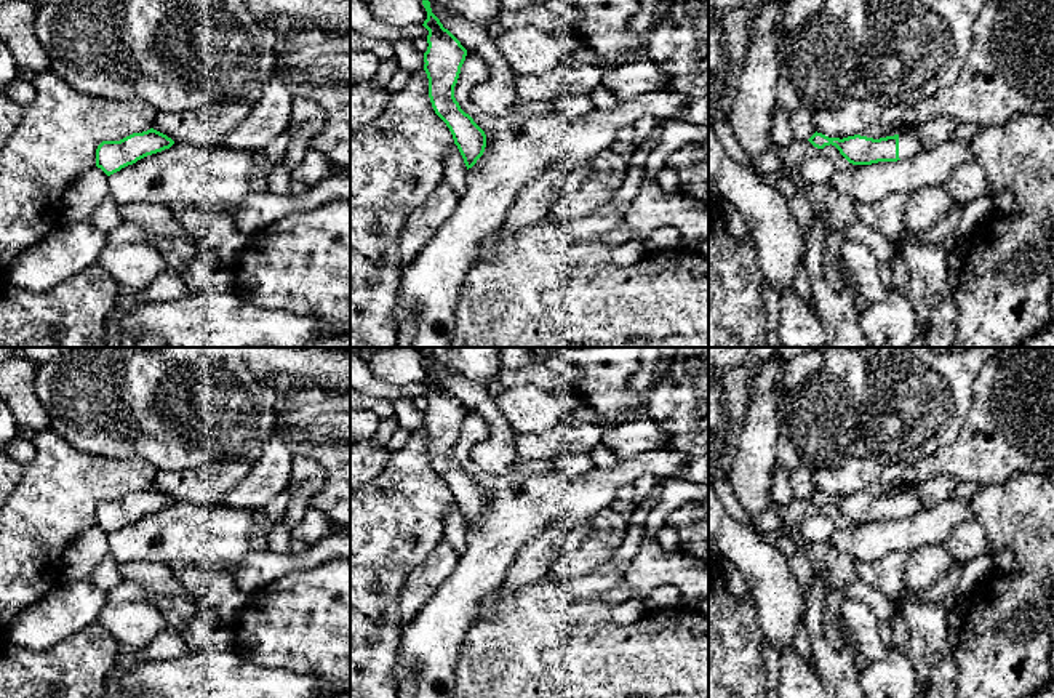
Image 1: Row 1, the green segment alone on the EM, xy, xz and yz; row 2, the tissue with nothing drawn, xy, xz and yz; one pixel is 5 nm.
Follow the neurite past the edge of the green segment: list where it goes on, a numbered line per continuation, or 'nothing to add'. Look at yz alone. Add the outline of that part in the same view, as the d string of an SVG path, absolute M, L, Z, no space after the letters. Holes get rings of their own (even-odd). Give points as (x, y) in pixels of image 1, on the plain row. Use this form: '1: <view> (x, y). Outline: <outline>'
1: yz (910, 501). Outline: M913 487L899 491L899 517L905 519L915 512L929 507Z

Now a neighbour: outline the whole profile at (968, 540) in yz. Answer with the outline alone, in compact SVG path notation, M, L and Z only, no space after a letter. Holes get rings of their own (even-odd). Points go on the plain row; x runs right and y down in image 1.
M977 520L956 525L942 546L963 564L990 554L987 532Z

